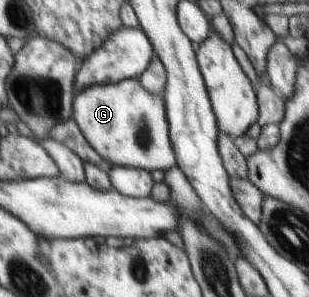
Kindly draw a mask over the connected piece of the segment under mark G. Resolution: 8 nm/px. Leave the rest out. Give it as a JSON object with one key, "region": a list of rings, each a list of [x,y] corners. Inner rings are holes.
{"region":[[[140,78],[118,84],[90,85],[88,89],[75,93],[72,117],[82,127],[87,141],[112,167],[148,169],[160,176],[177,165],[166,99],[146,89]]]}

